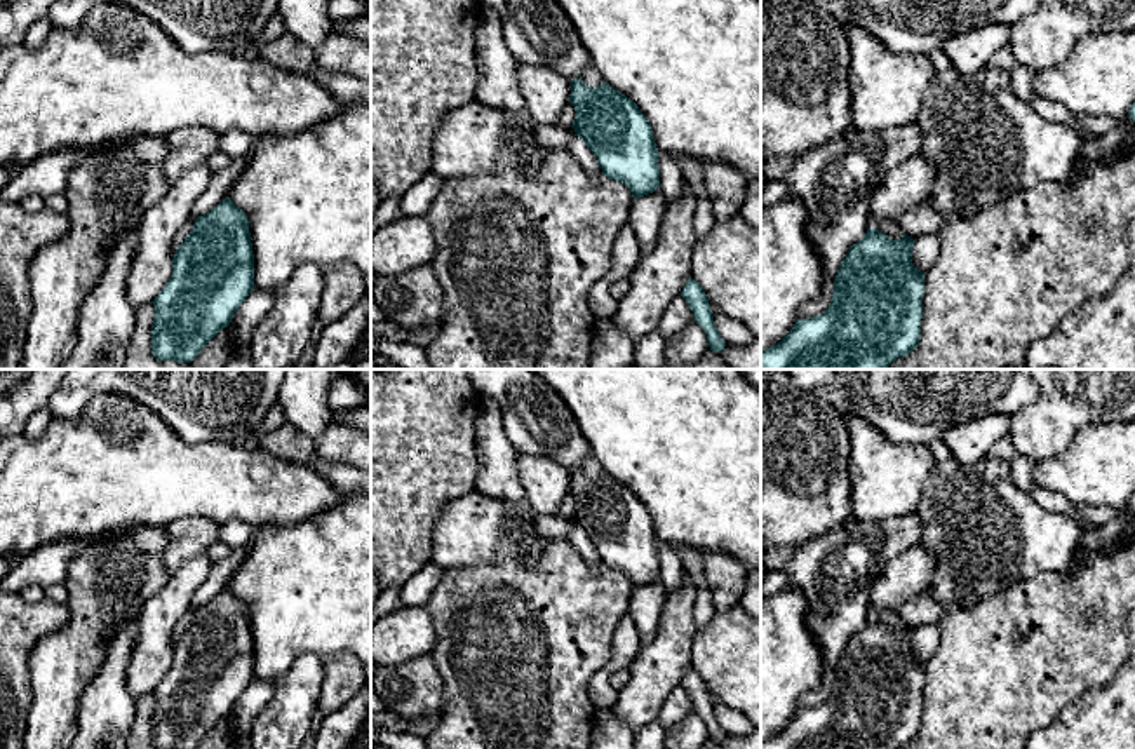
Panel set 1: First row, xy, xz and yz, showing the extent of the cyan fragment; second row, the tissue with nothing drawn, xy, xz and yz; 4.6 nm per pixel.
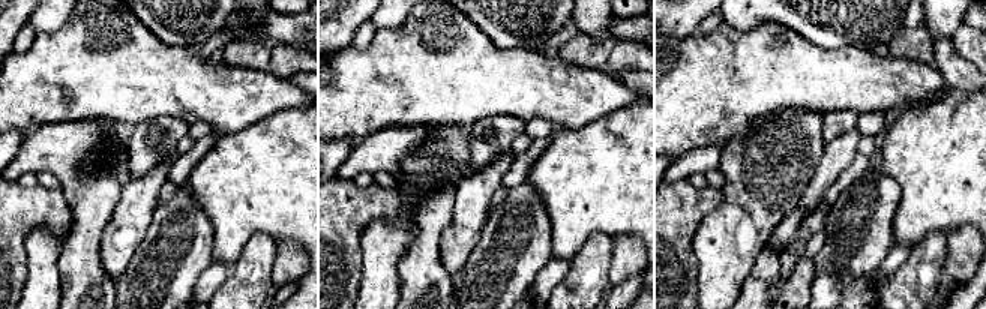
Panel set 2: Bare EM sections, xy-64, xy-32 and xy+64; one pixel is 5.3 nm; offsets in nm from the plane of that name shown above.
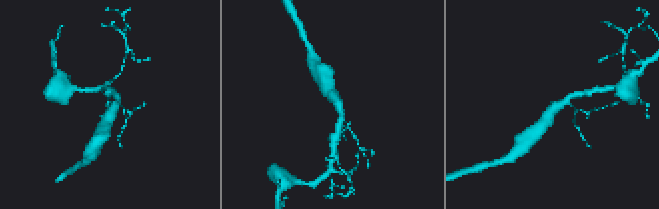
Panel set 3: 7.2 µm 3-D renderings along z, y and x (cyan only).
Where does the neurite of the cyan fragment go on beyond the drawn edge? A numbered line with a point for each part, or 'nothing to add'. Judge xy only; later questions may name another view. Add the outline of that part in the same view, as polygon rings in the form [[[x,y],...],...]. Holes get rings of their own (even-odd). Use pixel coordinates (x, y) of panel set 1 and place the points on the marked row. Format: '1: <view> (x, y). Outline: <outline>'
nothing to add

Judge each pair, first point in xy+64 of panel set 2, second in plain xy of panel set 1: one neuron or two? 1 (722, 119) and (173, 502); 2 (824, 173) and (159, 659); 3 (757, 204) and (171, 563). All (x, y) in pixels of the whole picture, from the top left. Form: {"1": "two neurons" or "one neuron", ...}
{"1": "one neuron", "2": "one neuron", "3": "two neurons"}

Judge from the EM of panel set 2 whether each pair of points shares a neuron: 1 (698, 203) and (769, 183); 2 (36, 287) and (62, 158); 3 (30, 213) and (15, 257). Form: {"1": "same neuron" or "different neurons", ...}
{"1": "different neurons", "2": "different neurons", "3": "same neuron"}

